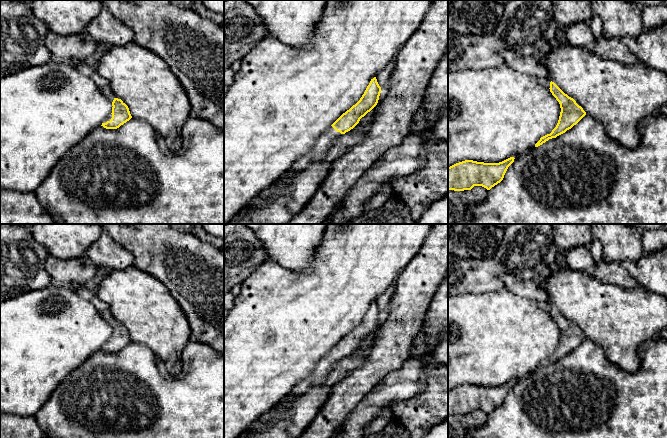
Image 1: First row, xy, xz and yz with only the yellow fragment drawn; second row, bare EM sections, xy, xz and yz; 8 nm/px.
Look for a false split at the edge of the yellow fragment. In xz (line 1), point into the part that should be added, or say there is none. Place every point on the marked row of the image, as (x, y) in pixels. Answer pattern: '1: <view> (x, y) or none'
1: xz (318, 153)

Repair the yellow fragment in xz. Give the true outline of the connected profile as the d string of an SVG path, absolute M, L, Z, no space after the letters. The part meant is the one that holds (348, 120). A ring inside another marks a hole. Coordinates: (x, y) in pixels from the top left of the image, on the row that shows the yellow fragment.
M376 77L371 79L364 94L360 100L349 110L343 113L315 142L312 149L300 157L286 173L287 178L292 178L298 173L304 171L312 163L325 160L329 149L336 140L346 132L353 129L368 112L370 112L378 103L381 93Z

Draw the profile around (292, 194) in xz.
M389 83L381 88L377 105L362 117L353 129L336 140L324 161L312 163L292 178L284 175L273 181L270 186L276 188L274 195L267 199L255 196L227 224L287 224L307 205L326 177L332 163L363 140L366 127L372 122L376 108L384 98L388 86Z

